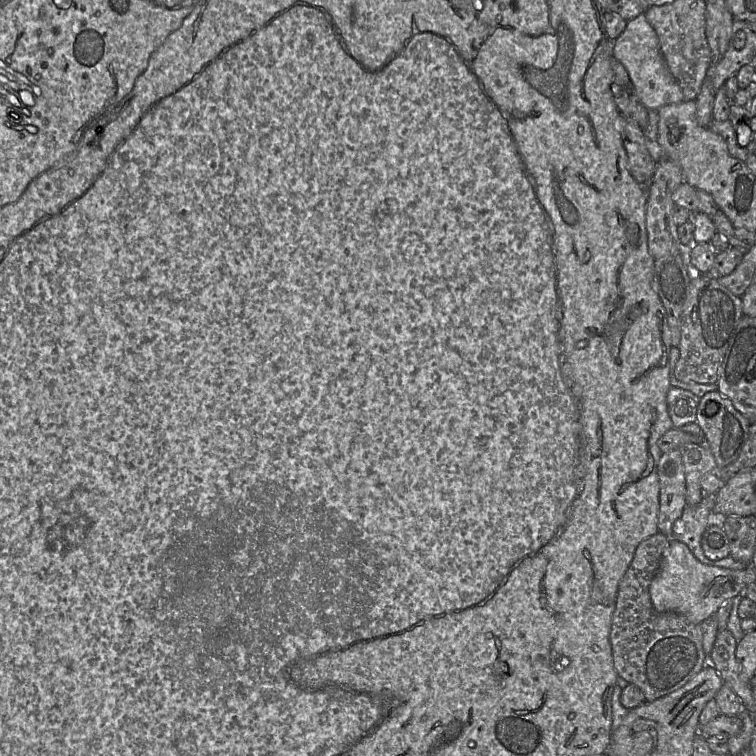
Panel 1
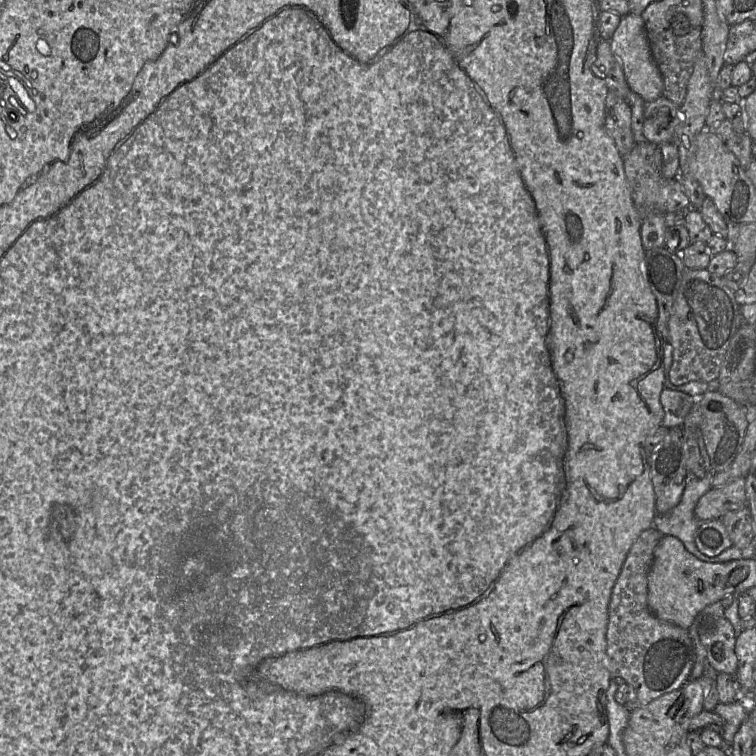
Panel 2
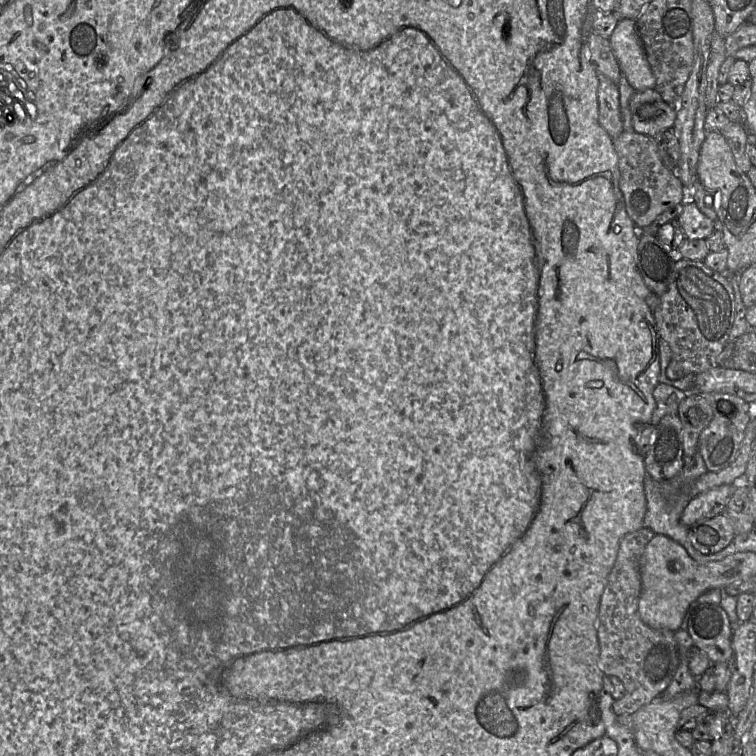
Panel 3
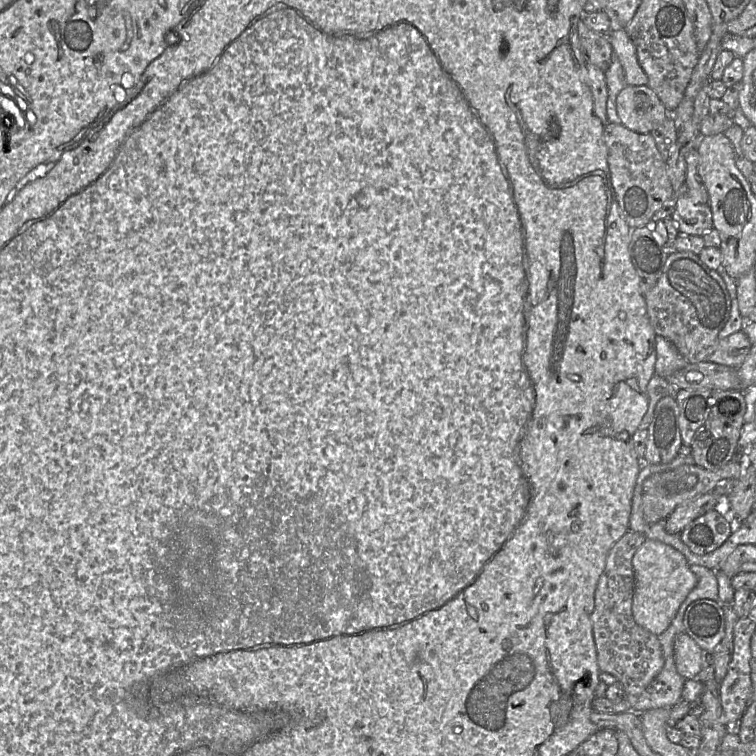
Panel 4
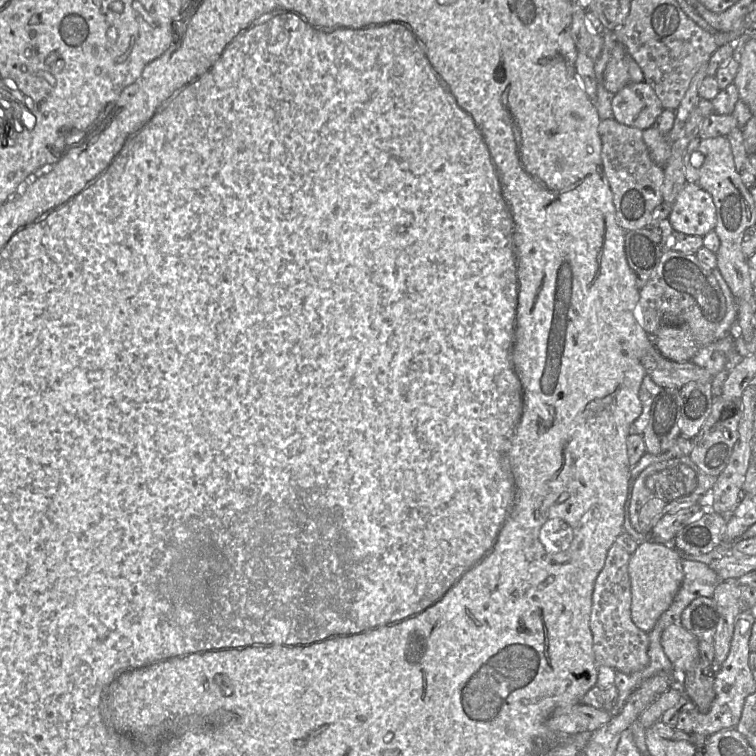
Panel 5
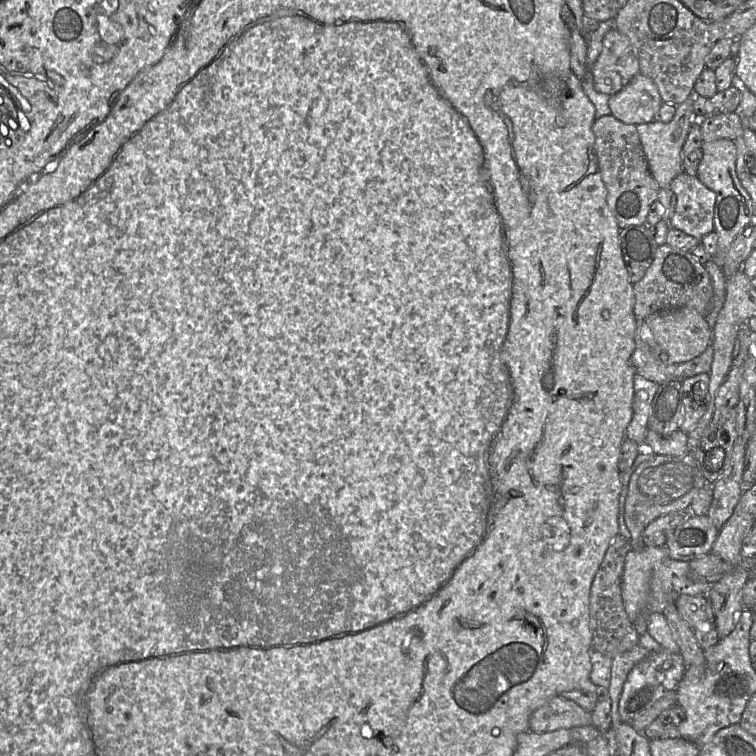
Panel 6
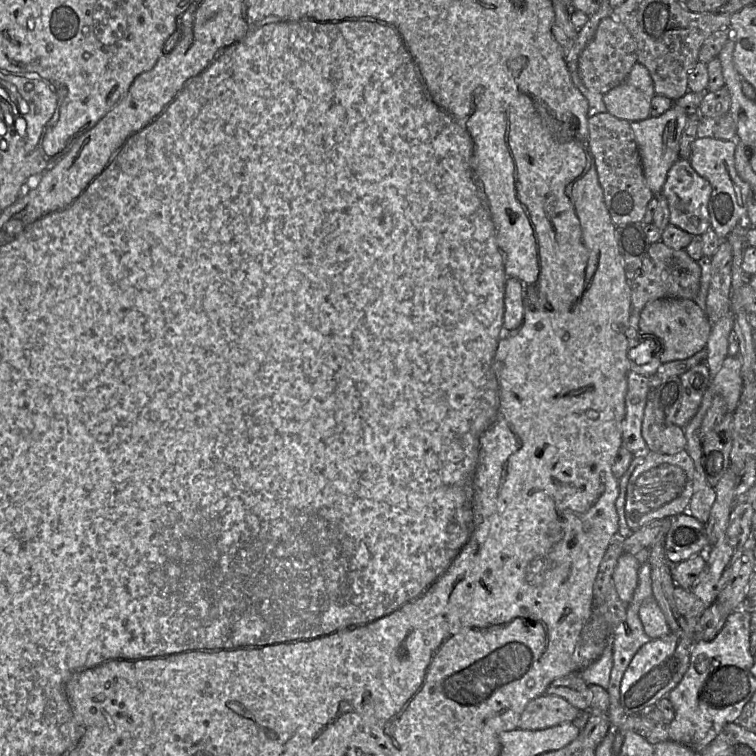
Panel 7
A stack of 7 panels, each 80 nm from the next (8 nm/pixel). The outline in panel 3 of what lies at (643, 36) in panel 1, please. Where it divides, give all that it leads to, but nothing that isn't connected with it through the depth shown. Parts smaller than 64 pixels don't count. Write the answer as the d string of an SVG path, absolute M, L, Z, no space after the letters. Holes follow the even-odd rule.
M621 19L609 40L622 74L635 91L655 89L656 79L647 60L636 20Z

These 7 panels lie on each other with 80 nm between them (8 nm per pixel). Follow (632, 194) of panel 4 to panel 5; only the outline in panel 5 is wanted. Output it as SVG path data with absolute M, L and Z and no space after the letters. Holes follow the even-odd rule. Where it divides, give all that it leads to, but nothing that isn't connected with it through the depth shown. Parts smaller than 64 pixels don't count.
M613 119L601 120L598 127L602 142L603 170L612 190L616 218L628 230L650 225L653 210L663 202L664 167L654 163L643 140L643 130Z

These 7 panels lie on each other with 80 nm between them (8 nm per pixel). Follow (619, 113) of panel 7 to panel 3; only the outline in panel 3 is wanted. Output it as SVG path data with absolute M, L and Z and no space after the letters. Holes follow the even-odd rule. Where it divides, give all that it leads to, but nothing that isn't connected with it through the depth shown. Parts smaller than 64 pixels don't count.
M655 89L635 91L630 98L629 108L632 128L637 133L654 138L674 127L676 110Z

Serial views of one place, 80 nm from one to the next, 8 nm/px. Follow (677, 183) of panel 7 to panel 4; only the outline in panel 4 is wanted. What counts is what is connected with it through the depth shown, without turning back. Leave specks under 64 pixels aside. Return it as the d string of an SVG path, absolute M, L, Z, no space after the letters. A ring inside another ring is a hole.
M686 191L676 193L675 209L671 218L683 234L703 236L714 229L709 204L695 203Z

